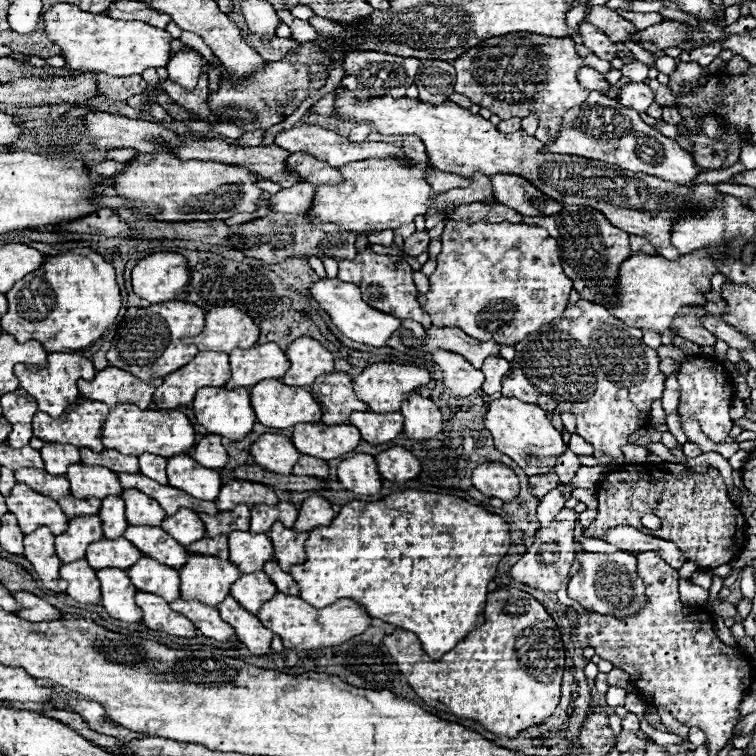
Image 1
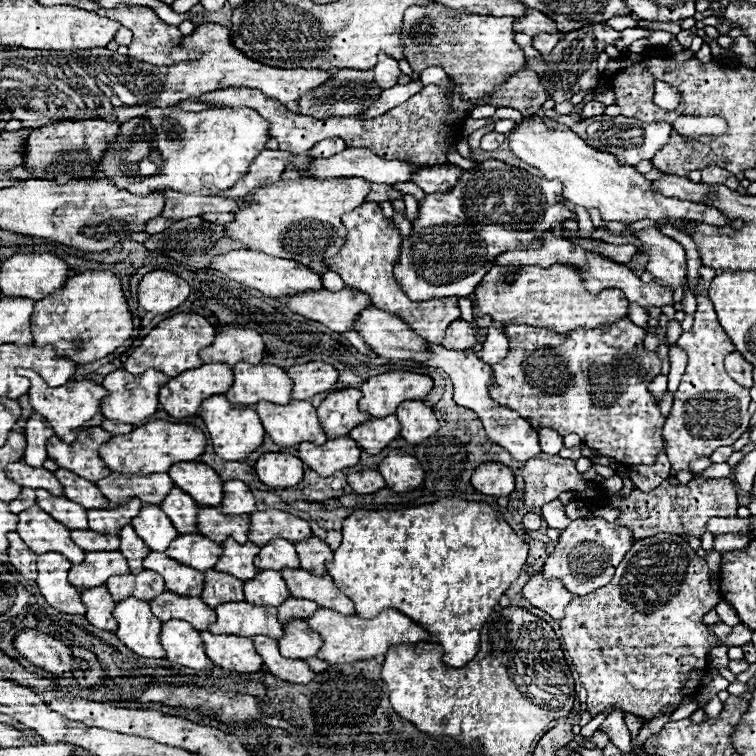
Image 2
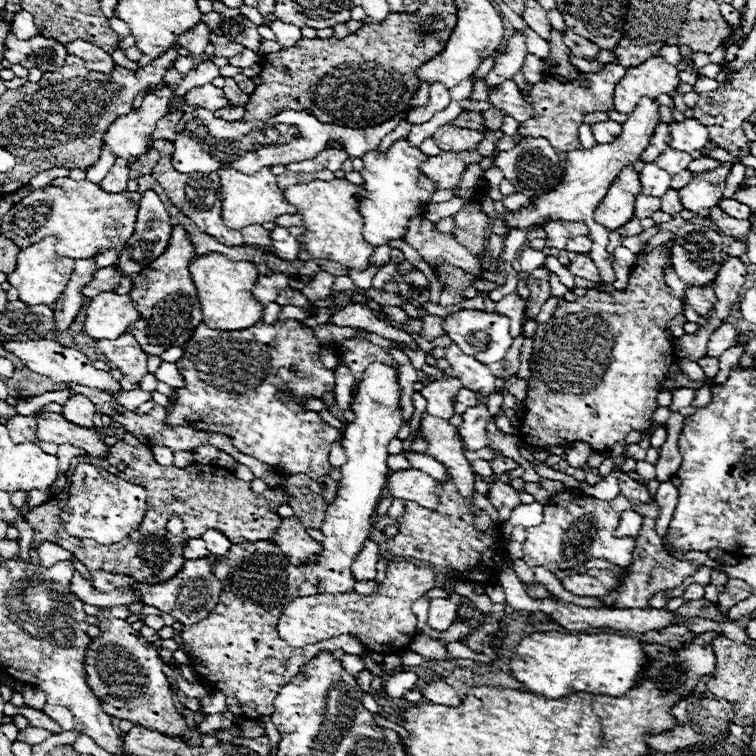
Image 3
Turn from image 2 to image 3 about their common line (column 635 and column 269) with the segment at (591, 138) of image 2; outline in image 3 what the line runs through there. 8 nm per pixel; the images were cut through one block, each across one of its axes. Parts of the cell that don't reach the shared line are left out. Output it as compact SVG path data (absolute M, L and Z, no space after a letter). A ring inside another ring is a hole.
M194 108L182 114L180 122L176 124L176 140L174 140L174 154L172 166L182 172L216 172L222 166L230 166L244 174L254 174L264 166L286 166L290 162L314 160L320 152L328 150L332 142L342 144L342 150L350 158L362 158L370 150L378 150L382 138L390 134L400 120L406 120L410 112L394 116L390 122L382 126L372 126L368 130L354 130L346 126L330 126L318 122L318 118L310 110L284 110L274 118L258 120L258 122L226 122L216 118L214 112L206 108Z

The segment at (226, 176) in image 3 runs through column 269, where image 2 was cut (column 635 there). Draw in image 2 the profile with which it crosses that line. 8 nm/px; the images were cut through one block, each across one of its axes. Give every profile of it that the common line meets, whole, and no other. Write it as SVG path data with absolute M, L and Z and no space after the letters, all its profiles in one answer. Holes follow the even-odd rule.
M536 116L532 120L522 120L520 124L516 124L516 128L510 134L510 150L524 160L526 164L538 168L546 180L558 180L564 184L564 198L574 202L576 206L584 206L584 208L596 208L602 214L602 220L606 222L636 222L636 220L670 220L670 218L680 218L680 220L690 220L690 222L704 222L704 224L712 224L712 226L726 226L730 224L732 228L740 230L744 226L744 222L736 220L728 220L718 208L708 208L704 210L704 204L700 202L690 202L690 200L680 200L680 198L670 198L670 196L662 196L656 194L652 190L652 182L644 178L644 174L640 174L634 166L620 166L618 160L614 158L614 154L608 152L600 152L592 146L588 146L578 134L574 134L568 126L558 126L556 130L548 130L546 124Z

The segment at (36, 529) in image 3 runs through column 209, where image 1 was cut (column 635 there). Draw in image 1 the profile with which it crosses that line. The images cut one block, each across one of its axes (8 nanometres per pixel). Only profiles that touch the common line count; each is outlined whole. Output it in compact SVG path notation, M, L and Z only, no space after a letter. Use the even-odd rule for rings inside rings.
M626 464L620 470L608 472L604 476L604 480L598 484L598 504L600 506L598 506L596 520L588 528L582 530L582 534L586 538L600 538L602 534L606 534L614 526L632 526L644 534L672 540L690 562L696 562L702 568L716 568L720 564L728 564L730 560L734 560L744 550L746 520L744 520L742 512L738 510L738 506L728 498L724 480L716 468L708 468L702 474L698 474L698 472L670 474L670 472L662 472L662 470L654 470L654 468L644 468L642 464ZM648 512L662 518L660 530L656 530L656 532L646 530L640 524L640 518Z

